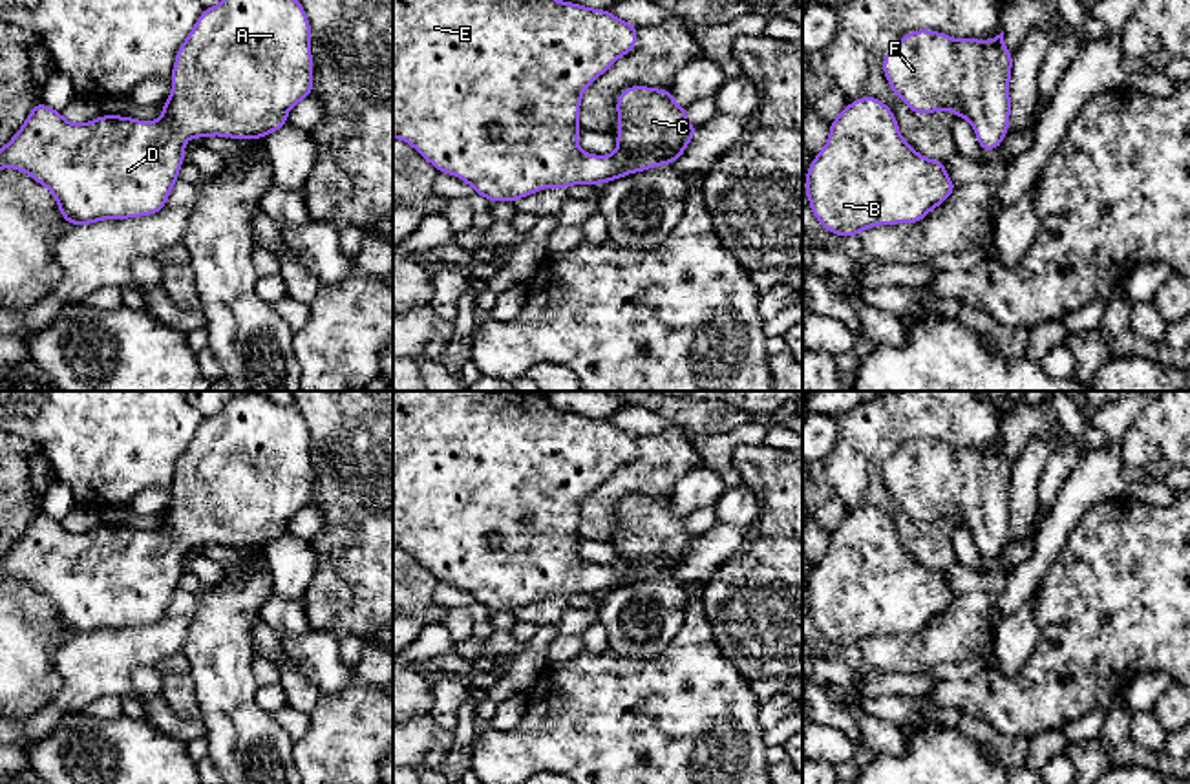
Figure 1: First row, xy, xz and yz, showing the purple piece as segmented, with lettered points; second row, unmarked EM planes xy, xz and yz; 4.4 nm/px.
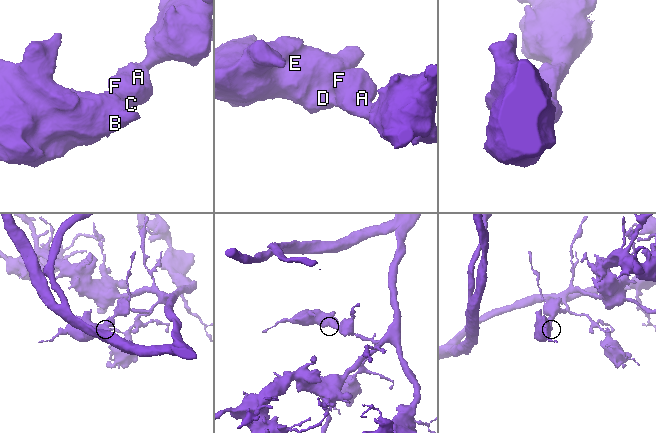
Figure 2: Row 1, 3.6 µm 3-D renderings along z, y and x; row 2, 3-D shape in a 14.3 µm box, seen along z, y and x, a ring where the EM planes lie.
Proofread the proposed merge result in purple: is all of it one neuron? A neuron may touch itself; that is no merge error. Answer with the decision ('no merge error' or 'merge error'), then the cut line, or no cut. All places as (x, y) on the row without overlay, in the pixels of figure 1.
no merge error; no cut

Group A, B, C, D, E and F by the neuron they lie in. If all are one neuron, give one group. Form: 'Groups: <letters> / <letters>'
Groups: A B C D E F

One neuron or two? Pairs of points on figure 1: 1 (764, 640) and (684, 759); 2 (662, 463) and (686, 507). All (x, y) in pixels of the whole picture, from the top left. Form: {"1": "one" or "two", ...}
{"1": "two", "2": "two"}

